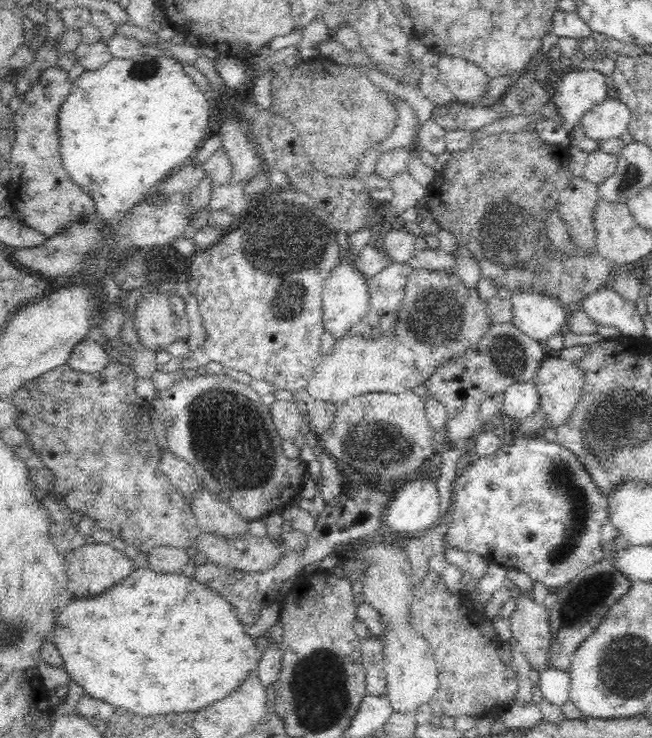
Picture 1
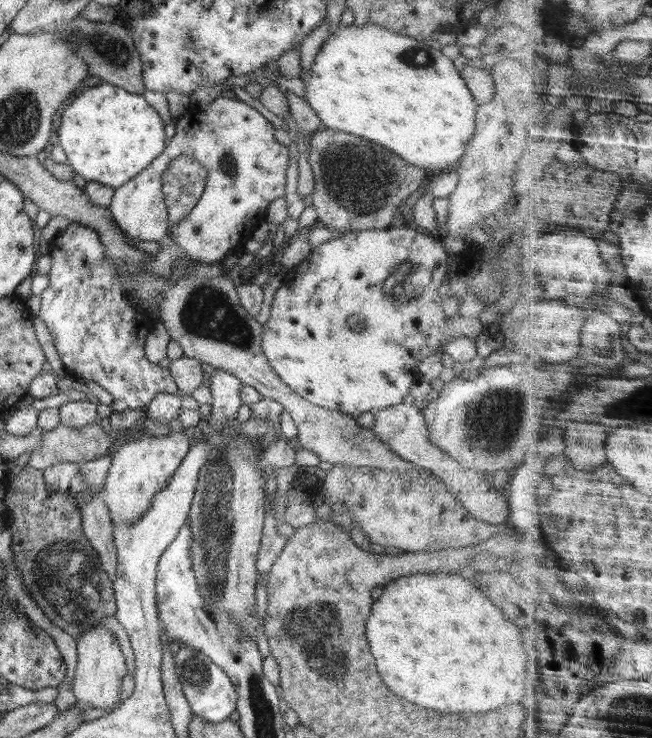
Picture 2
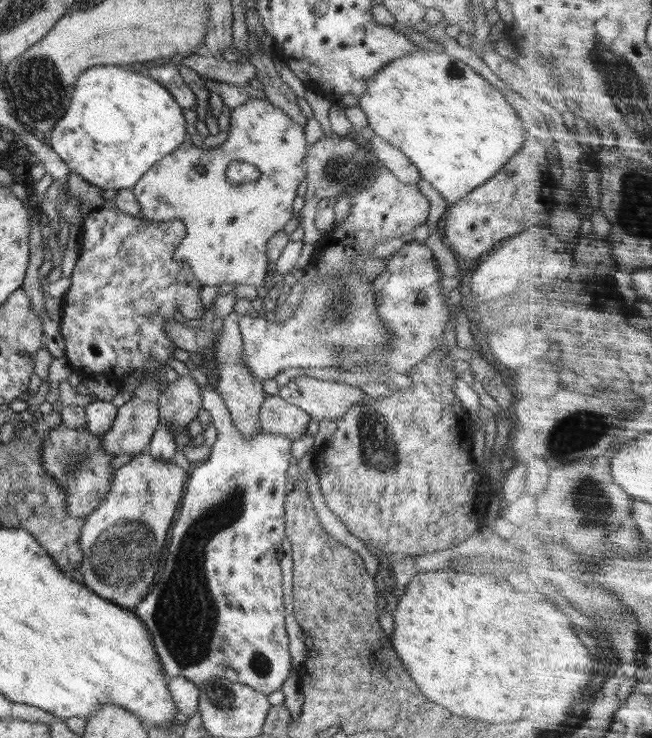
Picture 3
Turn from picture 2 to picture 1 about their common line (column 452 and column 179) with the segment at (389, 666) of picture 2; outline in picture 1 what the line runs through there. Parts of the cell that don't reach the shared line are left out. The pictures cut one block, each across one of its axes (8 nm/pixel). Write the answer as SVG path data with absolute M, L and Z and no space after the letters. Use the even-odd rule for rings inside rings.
M146 566L144 569L134 569L134 572L126 576L125 580L106 592L102 592L100 596L72 598L70 604L59 611L50 640L53 641L62 657L63 669L69 674L71 680L77 682L84 689L84 694L104 700L116 708L126 708L126 710L136 712L137 715L150 717L188 711L196 712L206 708L206 705L230 696L250 673L257 670L258 660L260 660L260 652L254 648L256 638L252 639L248 636L246 629L246 626L238 620L234 607L222 595L218 595L202 583L198 583L192 576L186 576L184 573L162 574L154 572L149 566Z

